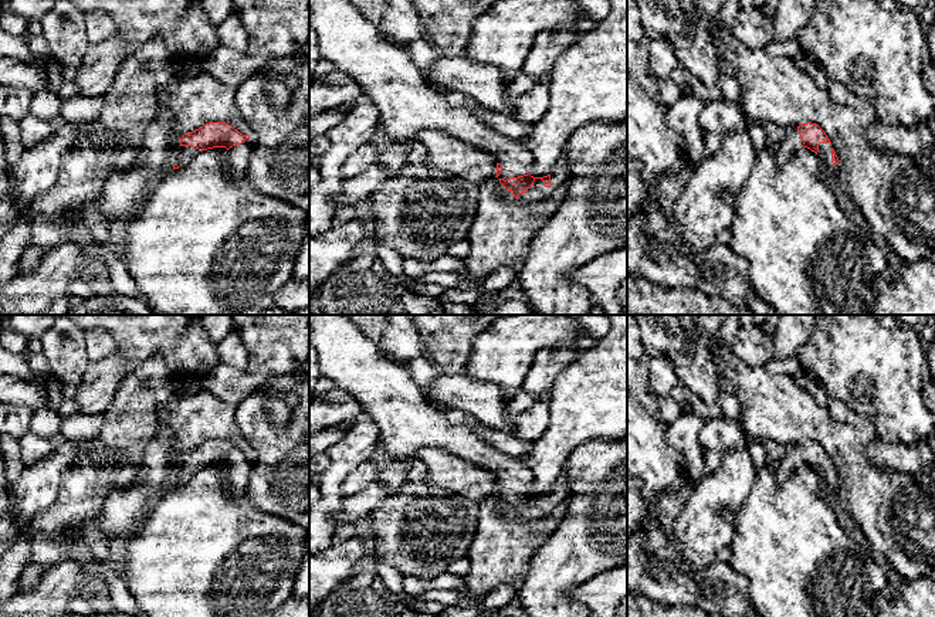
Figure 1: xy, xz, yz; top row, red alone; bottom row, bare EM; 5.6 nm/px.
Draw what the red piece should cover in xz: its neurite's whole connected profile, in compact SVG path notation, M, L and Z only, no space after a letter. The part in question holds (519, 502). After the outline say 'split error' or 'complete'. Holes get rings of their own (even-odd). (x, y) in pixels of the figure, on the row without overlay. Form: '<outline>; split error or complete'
M309 315L309 345L319 355L321 373L352 393L362 411L376 421L389 458L437 447L480 465L495 475L499 501L522 521L541 519L566 506L565 477L548 494L531 494L532 471L526 462L489 445L465 421L451 423L424 400L410 372L387 362L345 315Z; split error

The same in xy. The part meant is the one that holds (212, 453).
M210 440L180 455L180 465L173 487L184 485L193 475L207 467L226 465L226 485L236 496L244 496L251 477L251 455L240 451L226 440Z; split error

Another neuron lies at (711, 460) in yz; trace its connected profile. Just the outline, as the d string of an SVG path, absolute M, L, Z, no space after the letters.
M704 450L704 464L707 475L715 472L719 468L721 457L722 455L714 451Z

